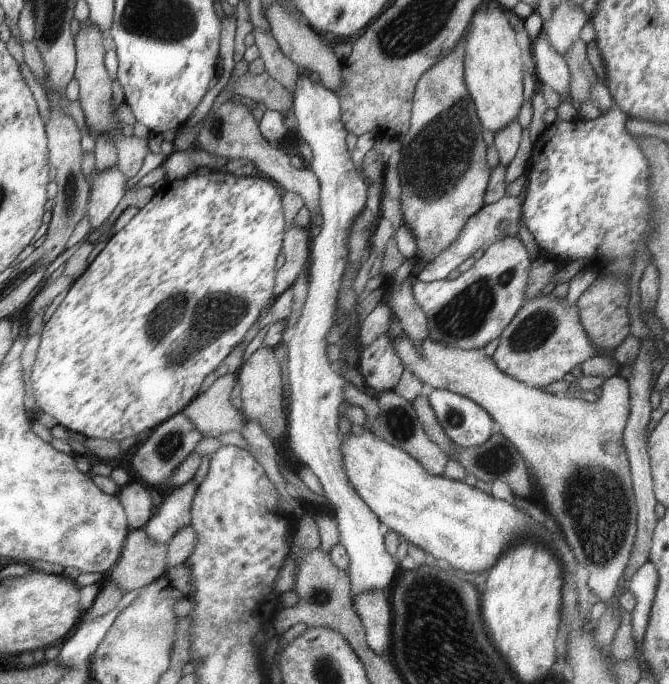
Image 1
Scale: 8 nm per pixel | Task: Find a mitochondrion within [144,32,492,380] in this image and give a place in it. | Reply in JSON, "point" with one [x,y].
{"point":[437,157]}

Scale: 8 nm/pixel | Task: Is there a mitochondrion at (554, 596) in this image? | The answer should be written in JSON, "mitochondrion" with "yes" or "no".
{"mitochondrion":"no"}

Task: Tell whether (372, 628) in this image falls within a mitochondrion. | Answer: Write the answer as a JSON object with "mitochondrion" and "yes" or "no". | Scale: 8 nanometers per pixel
{"mitochondrion":"no"}

